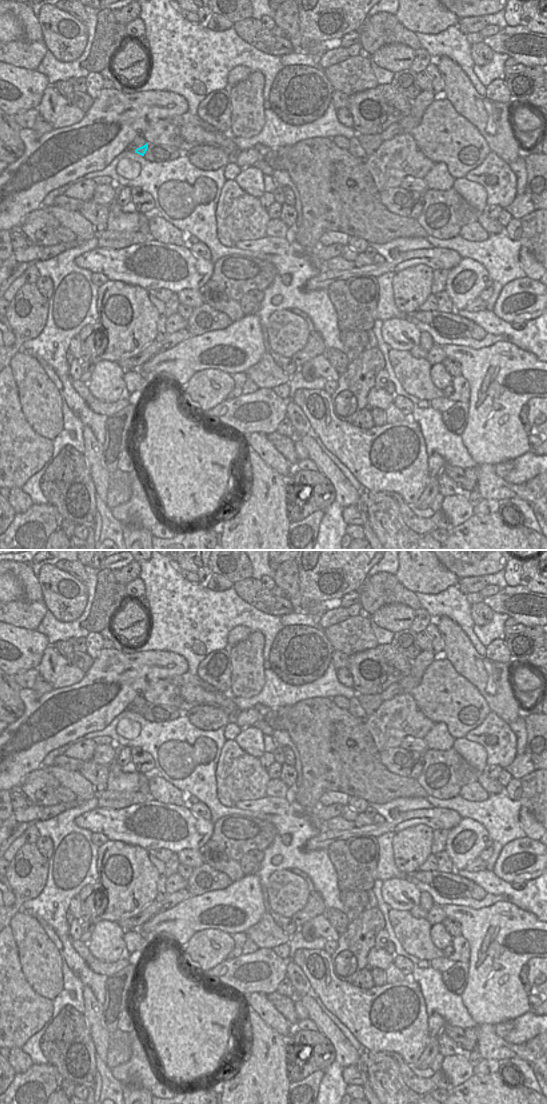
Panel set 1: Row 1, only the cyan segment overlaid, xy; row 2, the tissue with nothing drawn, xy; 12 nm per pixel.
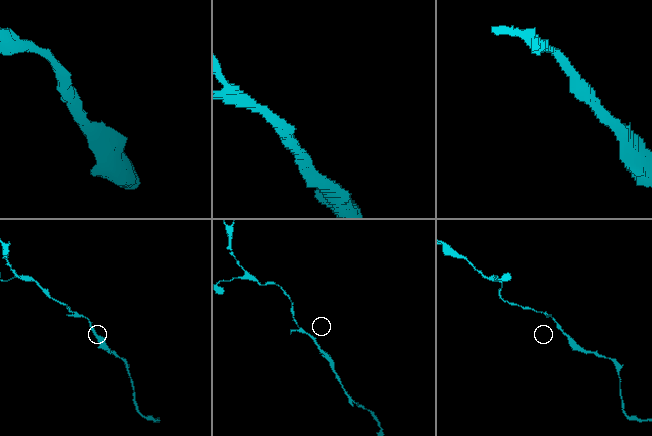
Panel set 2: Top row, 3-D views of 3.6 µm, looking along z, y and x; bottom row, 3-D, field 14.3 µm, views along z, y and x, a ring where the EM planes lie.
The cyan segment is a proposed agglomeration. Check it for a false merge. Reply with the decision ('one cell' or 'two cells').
one cell

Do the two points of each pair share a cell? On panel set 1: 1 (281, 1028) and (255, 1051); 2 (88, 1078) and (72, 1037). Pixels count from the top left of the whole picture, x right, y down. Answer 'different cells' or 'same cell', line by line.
1: different cells
2: same cell

